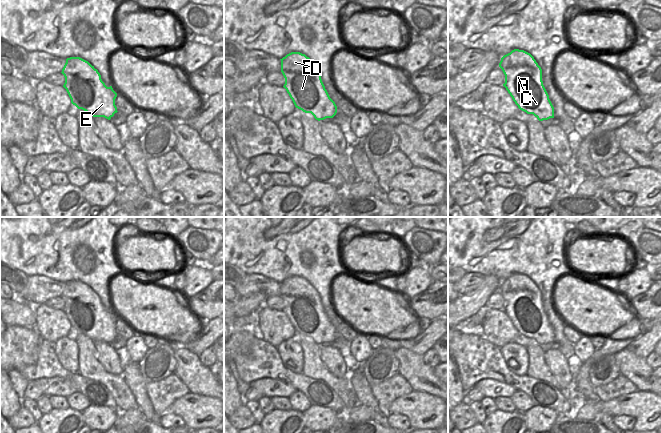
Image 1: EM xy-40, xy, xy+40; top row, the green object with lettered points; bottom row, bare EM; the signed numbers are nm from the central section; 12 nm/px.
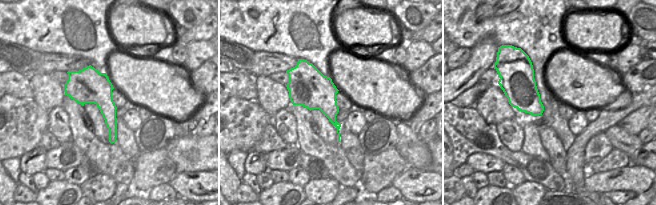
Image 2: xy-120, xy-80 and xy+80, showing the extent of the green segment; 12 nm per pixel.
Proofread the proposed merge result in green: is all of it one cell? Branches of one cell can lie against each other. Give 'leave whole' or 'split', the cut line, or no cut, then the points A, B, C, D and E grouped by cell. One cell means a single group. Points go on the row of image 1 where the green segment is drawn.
leave whole | no cut | A B C D E

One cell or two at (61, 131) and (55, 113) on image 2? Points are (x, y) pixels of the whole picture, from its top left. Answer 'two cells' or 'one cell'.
one cell

